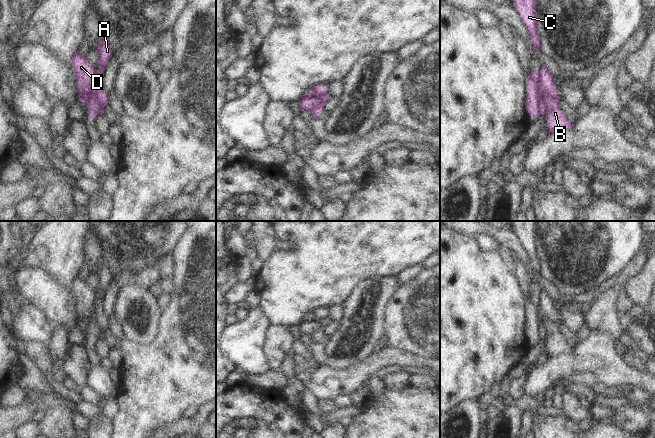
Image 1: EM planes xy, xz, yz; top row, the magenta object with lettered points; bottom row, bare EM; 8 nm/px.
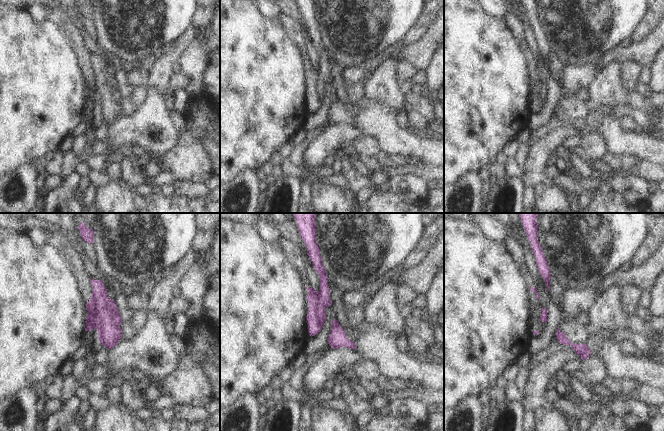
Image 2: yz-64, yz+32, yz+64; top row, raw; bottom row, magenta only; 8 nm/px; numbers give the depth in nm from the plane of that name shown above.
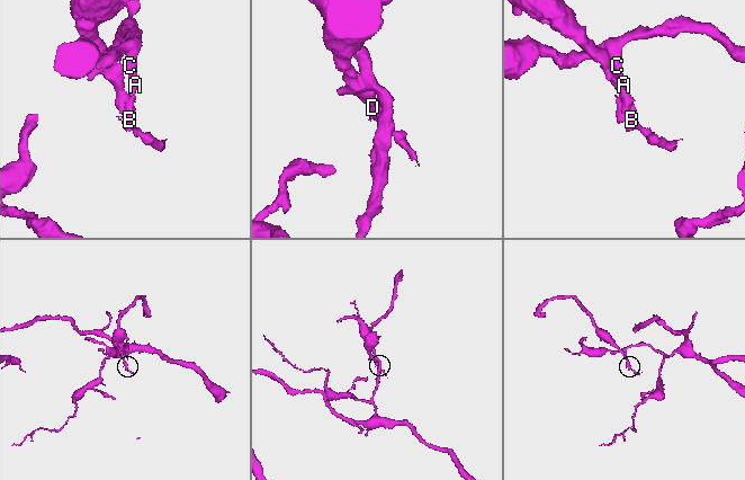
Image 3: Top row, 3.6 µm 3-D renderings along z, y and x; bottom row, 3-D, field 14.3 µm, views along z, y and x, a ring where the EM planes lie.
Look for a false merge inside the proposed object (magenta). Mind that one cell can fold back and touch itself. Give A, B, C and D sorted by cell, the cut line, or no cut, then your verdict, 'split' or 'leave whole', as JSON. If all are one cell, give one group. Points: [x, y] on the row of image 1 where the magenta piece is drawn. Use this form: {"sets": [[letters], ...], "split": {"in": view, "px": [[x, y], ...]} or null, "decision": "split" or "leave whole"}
{"sets": [["A", "C"], ["B", "D"]], "split": {"in": "yz", "px": [[539, 72], [538, 89], [541, 92], [546, 92], [558, 102]]}, "decision": "split"}

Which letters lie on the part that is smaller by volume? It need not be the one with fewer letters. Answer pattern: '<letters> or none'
B, D

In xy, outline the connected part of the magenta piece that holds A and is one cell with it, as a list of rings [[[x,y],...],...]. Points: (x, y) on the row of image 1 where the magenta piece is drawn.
[[[103,39],[98,42],[96,50],[99,55],[100,66],[99,66],[99,70],[97,71],[97,83],[95,87],[98,92],[98,95],[101,97],[102,93],[100,89],[103,87],[102,77],[104,75],[105,65],[109,61],[110,57],[112,56],[112,49],[110,48],[106,39]]]

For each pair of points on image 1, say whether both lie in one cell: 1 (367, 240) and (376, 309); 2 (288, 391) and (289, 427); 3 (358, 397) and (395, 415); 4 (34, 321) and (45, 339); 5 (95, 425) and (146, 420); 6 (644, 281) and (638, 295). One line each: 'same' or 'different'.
1: different
2: different
3: different
4: same
5: different
6: same

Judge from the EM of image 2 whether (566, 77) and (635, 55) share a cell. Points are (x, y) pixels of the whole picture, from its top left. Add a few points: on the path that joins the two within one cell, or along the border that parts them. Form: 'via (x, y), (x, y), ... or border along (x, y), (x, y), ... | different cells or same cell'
via (583, 75), (595, 62), (602, 62), (618, 55) | same cell

